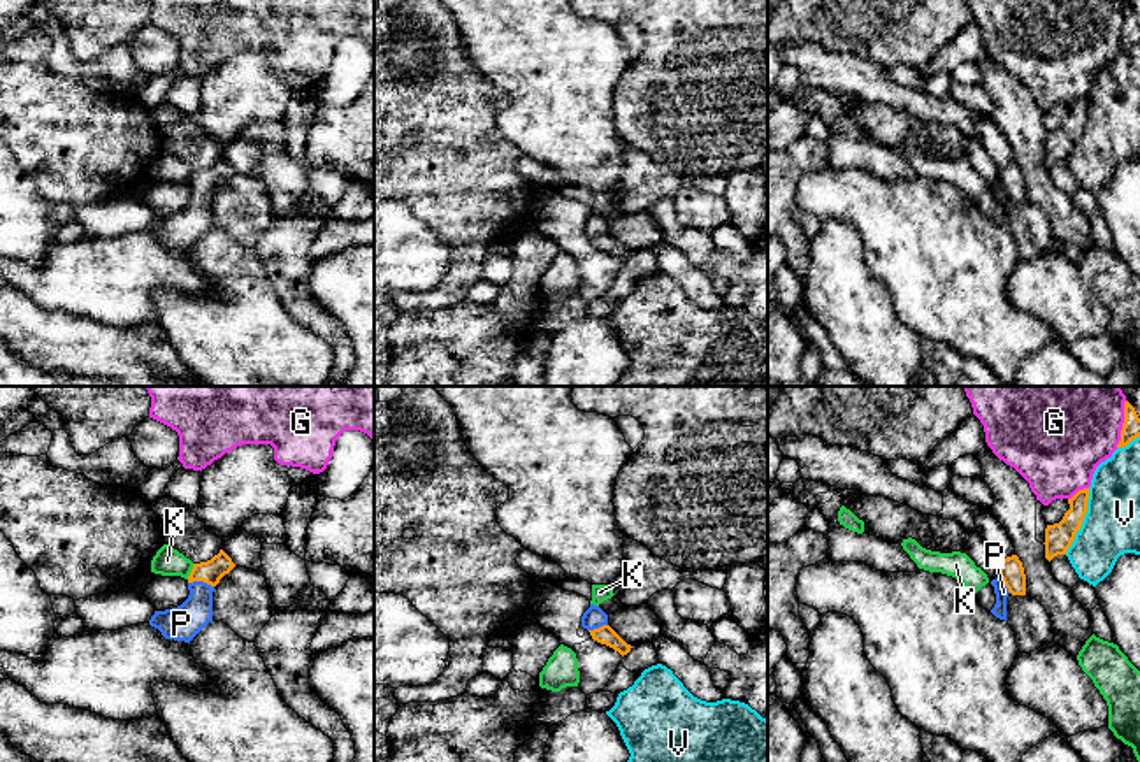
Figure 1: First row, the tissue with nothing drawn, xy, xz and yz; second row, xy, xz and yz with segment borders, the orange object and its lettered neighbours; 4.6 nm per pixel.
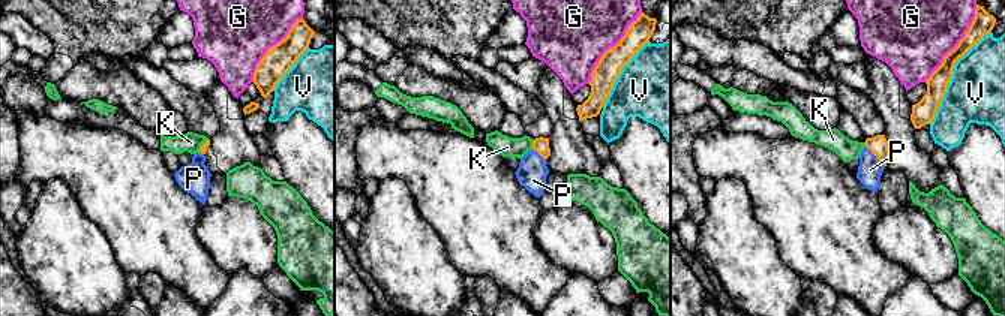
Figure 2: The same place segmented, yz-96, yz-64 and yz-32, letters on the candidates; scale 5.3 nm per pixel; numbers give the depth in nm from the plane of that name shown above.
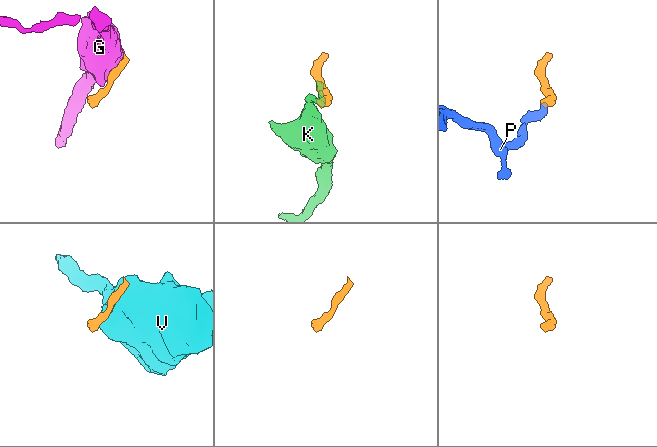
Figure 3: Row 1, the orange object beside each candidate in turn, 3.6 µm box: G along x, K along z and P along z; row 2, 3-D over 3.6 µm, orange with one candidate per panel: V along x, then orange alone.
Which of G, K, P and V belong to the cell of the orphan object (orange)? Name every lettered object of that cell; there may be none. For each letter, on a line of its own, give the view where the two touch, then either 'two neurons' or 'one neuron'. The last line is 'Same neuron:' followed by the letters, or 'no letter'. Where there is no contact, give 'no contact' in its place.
G: yz | two neurons
K: xy | two neurons
P: xy | one neuron
V: yz | two neurons
Same neuron: P

